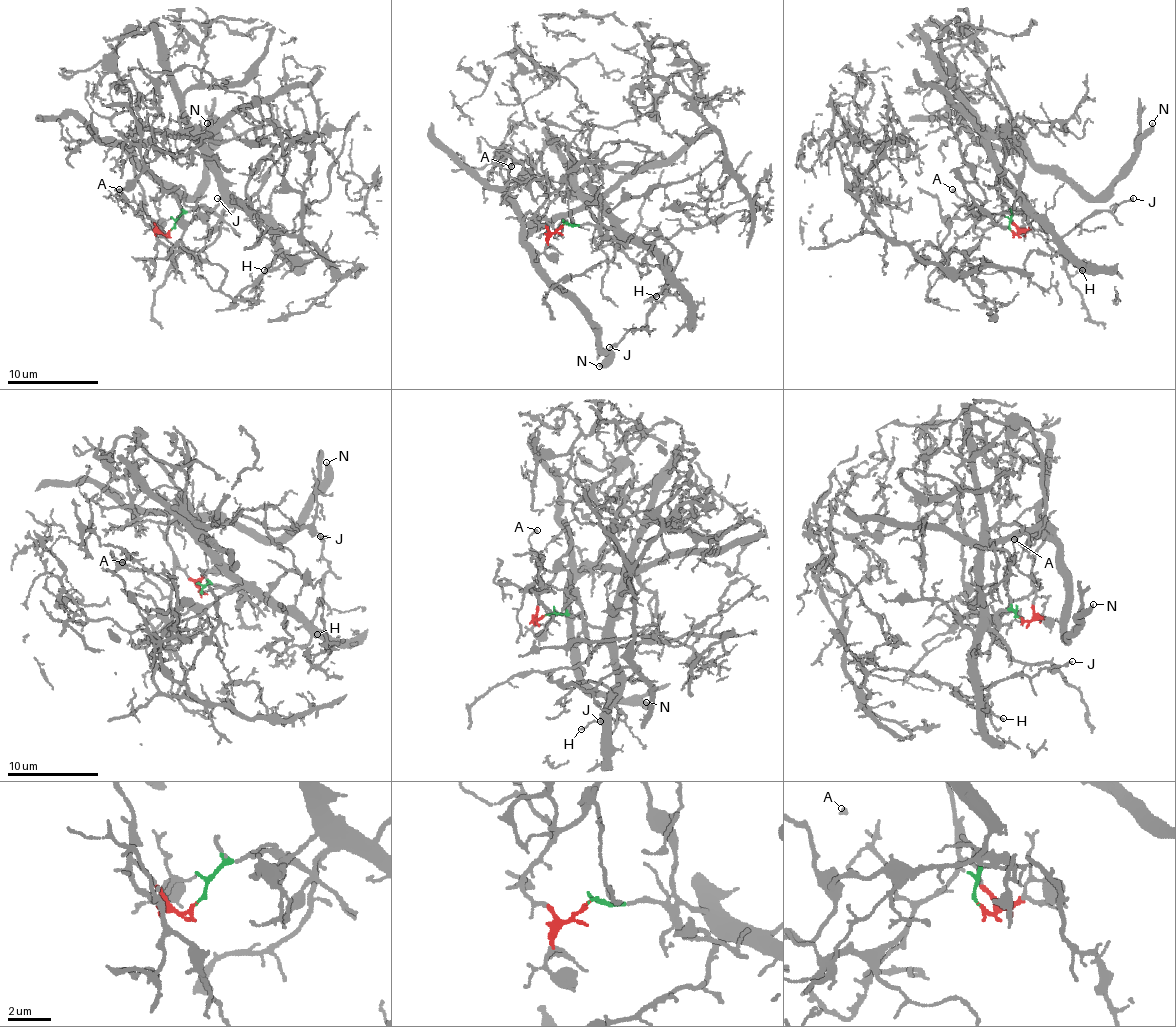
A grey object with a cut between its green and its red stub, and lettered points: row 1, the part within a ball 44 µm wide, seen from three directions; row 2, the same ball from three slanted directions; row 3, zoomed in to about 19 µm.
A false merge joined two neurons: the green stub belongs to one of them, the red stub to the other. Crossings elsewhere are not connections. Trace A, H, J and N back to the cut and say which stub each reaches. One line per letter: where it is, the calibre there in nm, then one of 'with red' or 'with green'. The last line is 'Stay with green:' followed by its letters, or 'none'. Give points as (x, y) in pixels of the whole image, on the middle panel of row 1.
A: (511, 166) | 180 nm | with red
H: (656, 296) | 130 nm | with green
J: (609, 347) | 220 nm | with green
N: (599, 366) | 380 nm | with red
Stay with green: H, J

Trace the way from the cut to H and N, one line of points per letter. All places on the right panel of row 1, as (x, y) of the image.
H: (1012, 230), (1010, 209), (1026, 214), (1026, 207), (1030, 209), (1051, 230), (1053, 241), (1083, 271)
N: (1012, 230), (1016, 234), (1019, 230), (1003, 207), (998, 170), (1010, 154), (1028, 154), (1097, 198), (1151, 122)

